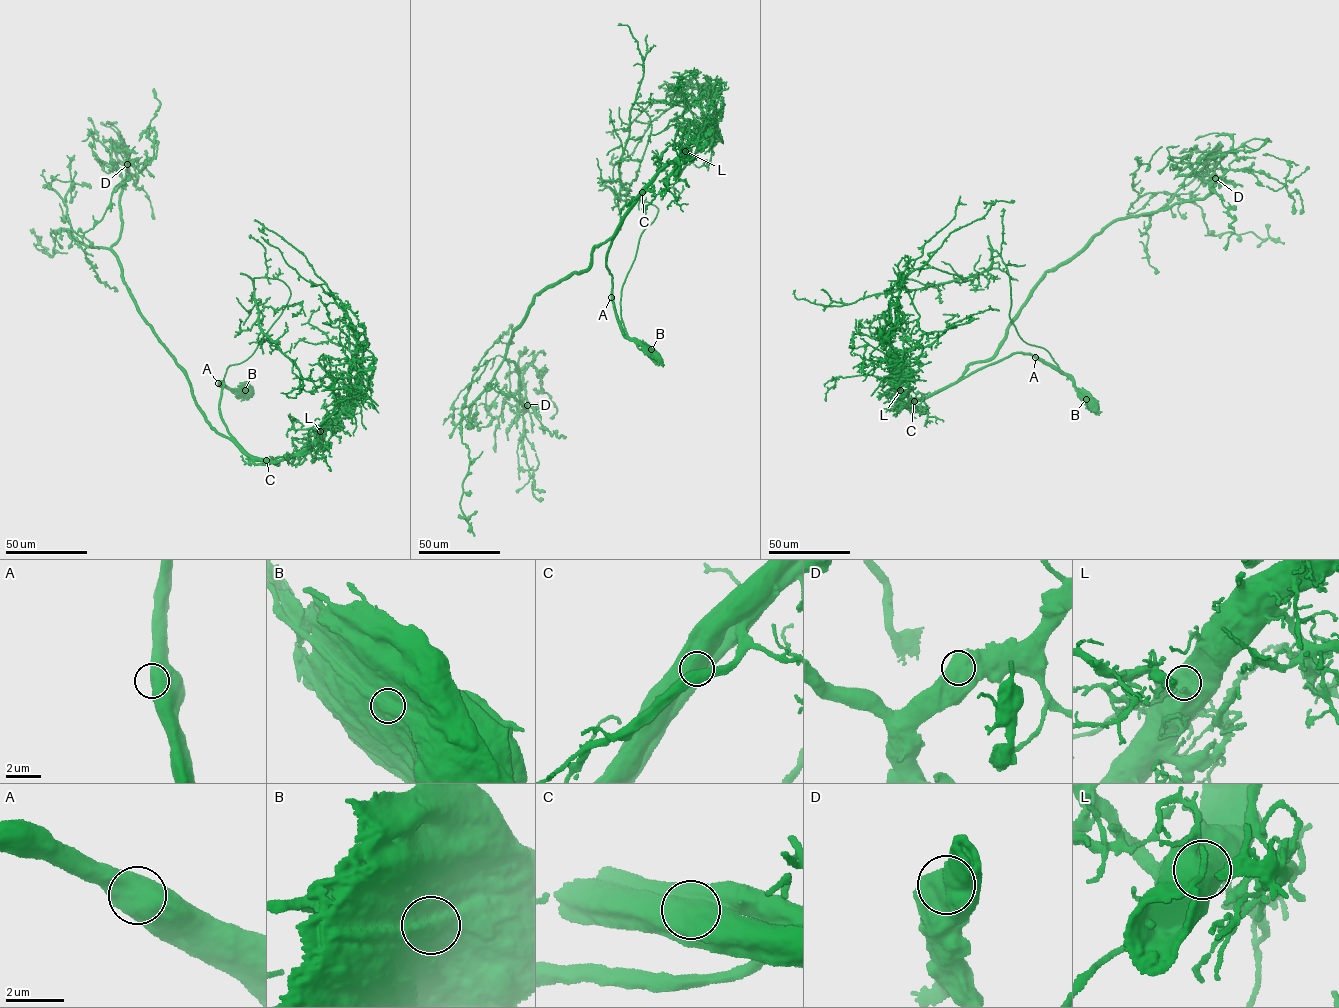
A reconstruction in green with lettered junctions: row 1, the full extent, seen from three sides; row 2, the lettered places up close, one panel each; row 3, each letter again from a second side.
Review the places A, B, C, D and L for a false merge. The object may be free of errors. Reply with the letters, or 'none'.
B

